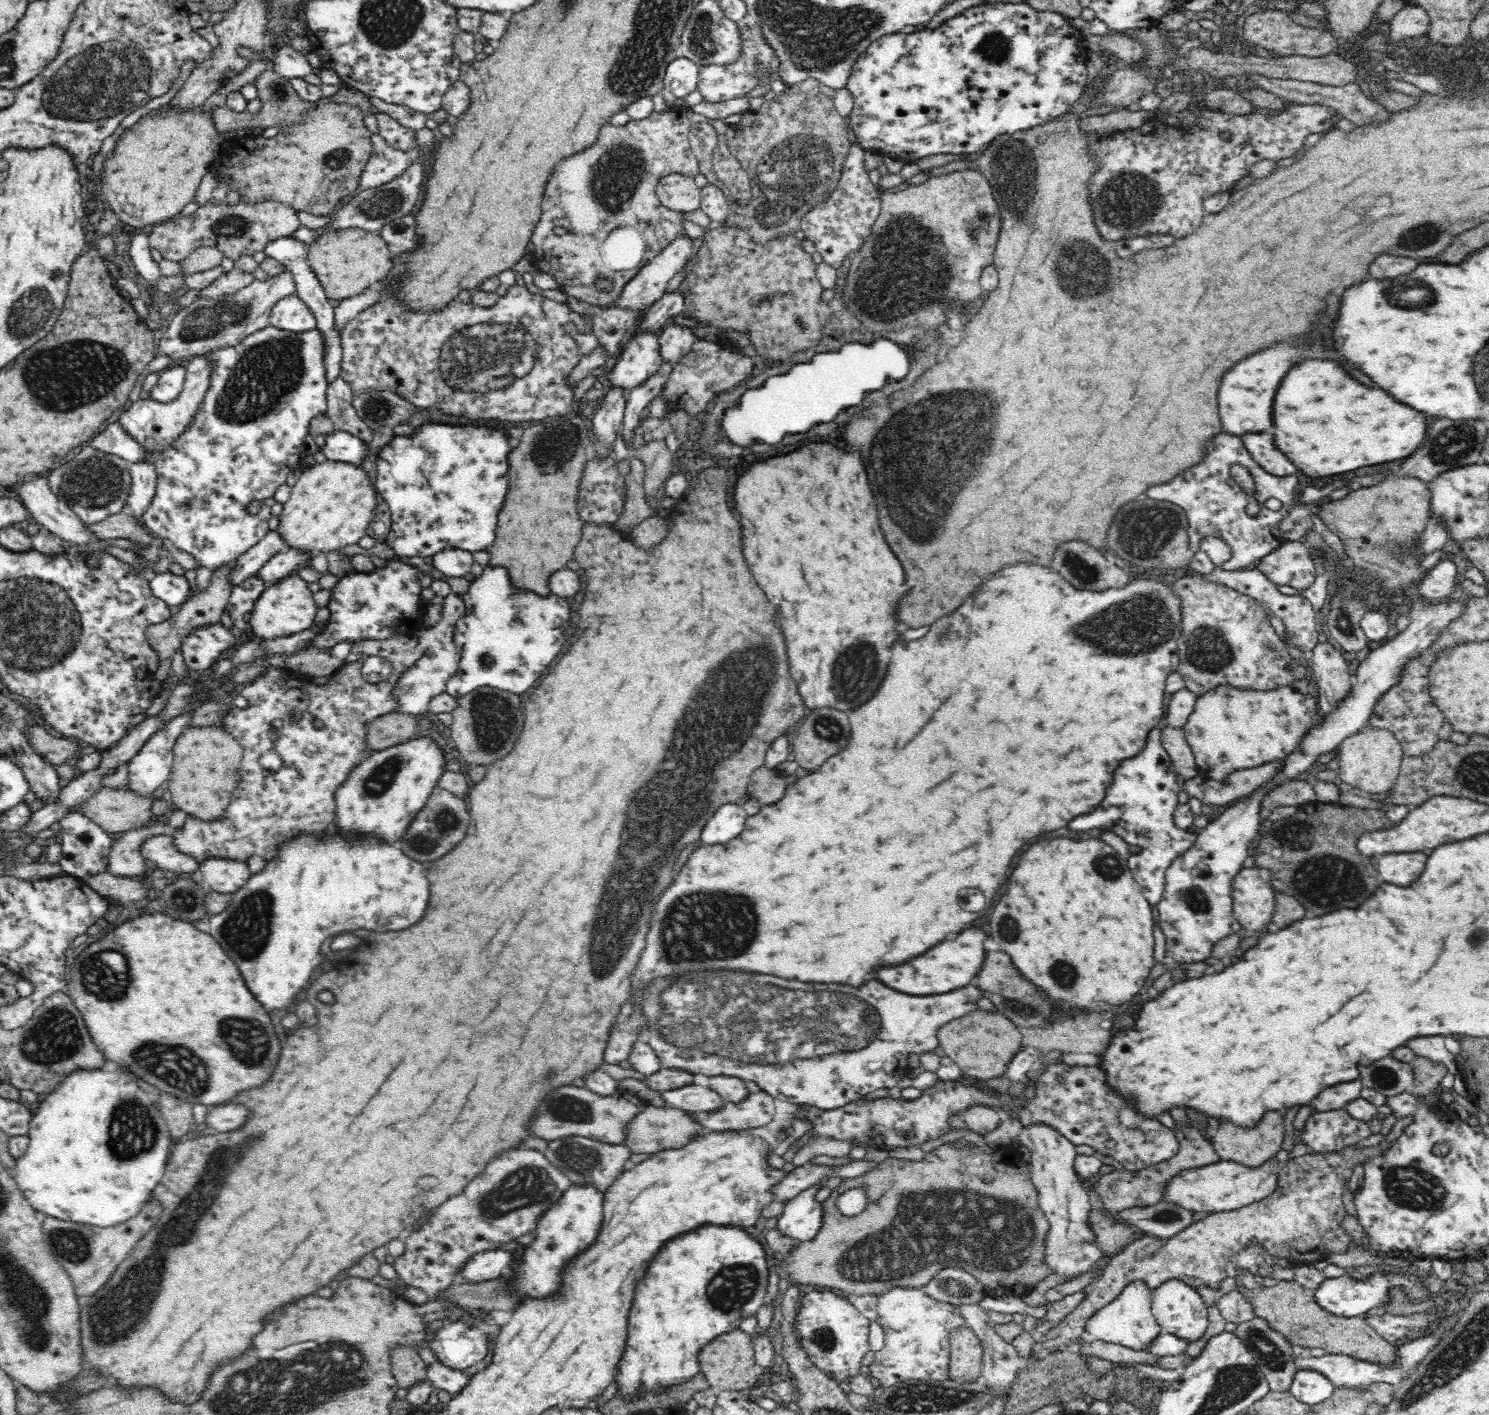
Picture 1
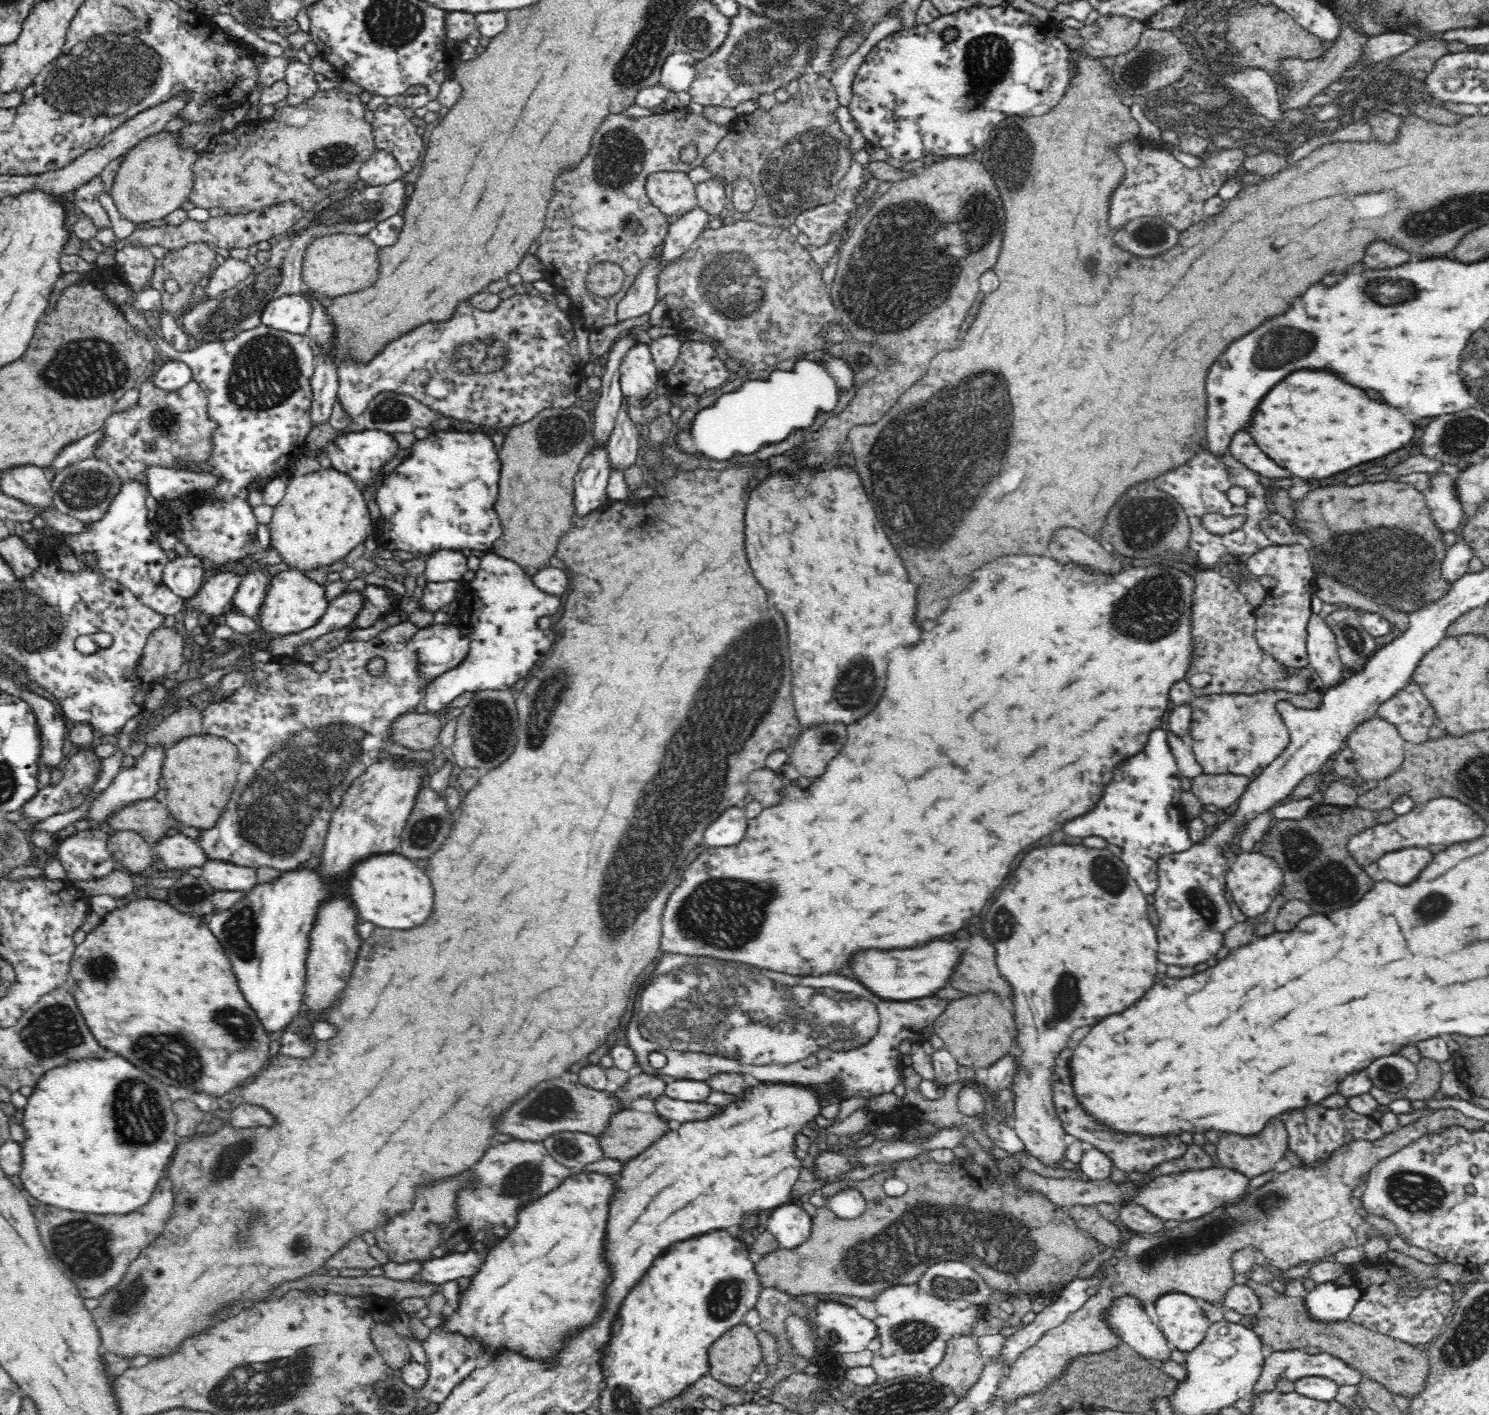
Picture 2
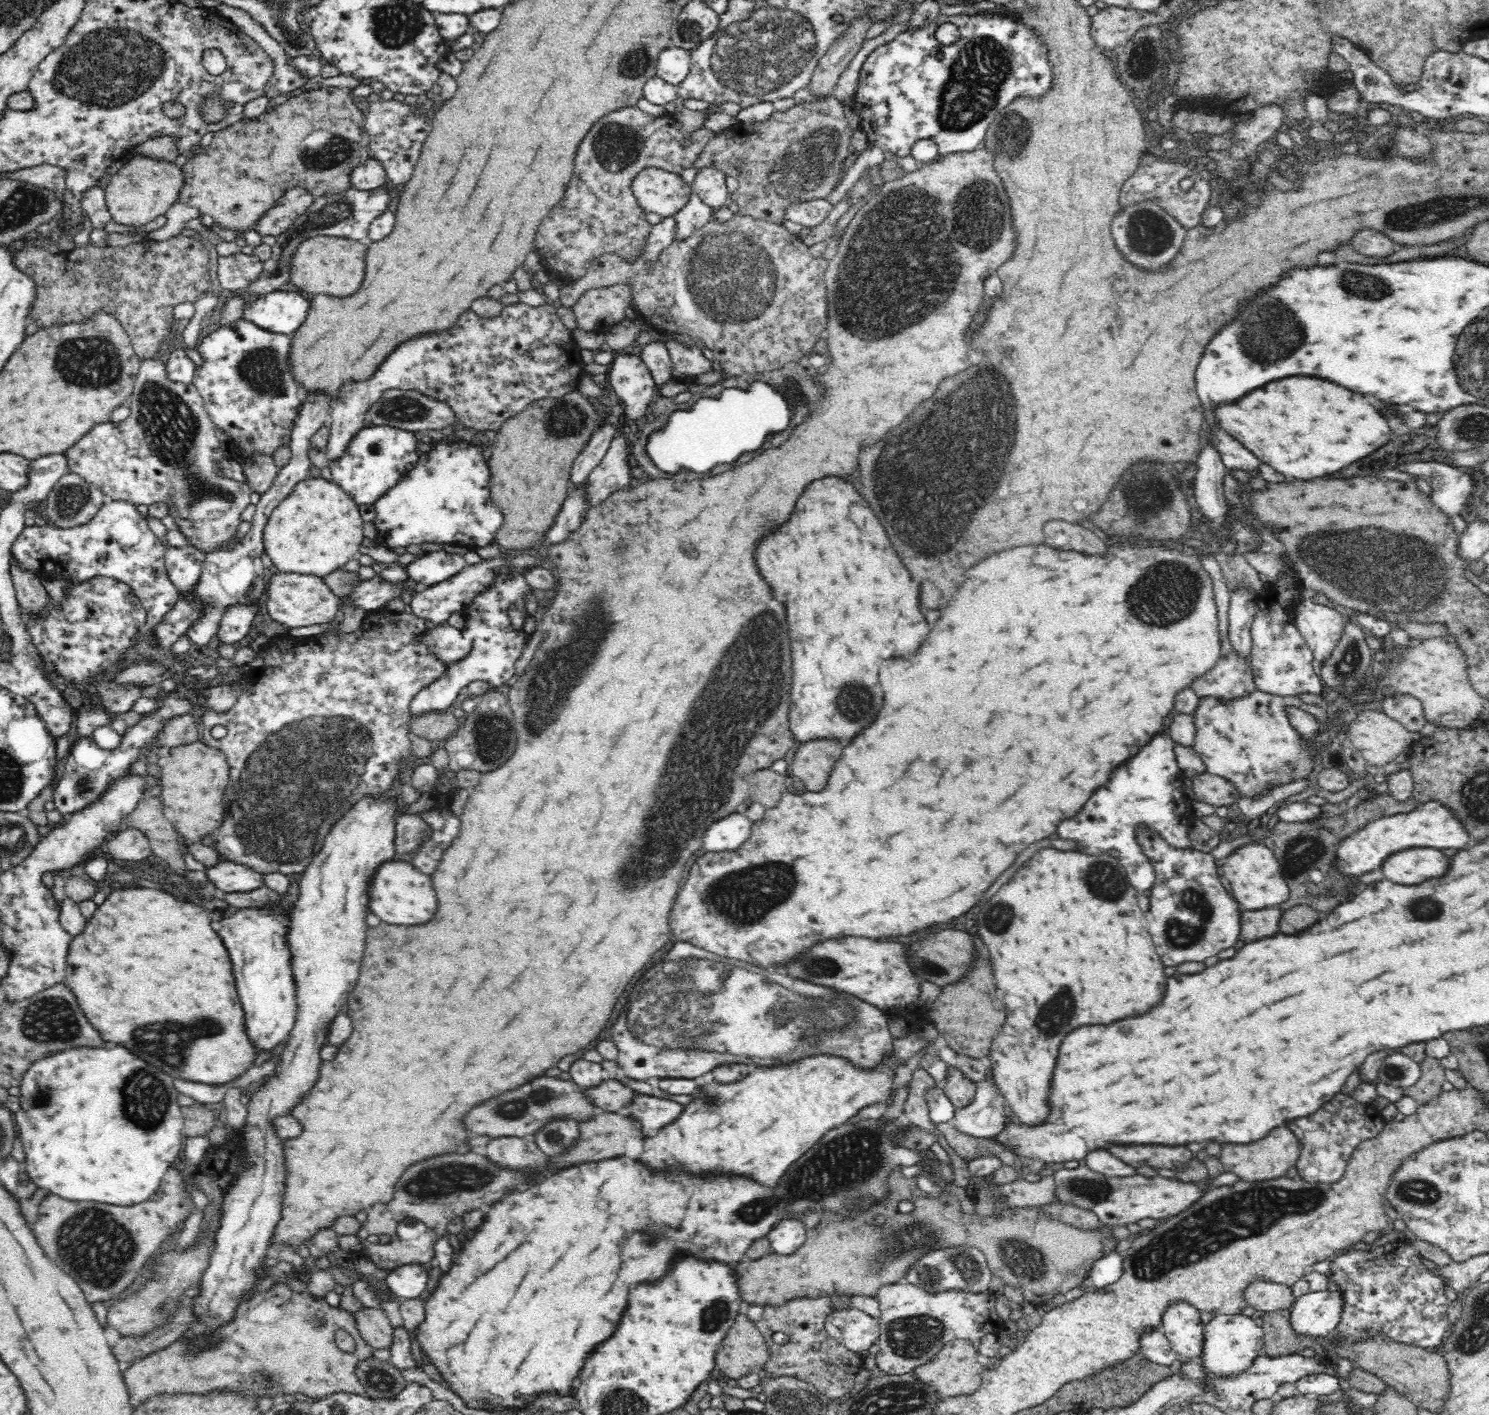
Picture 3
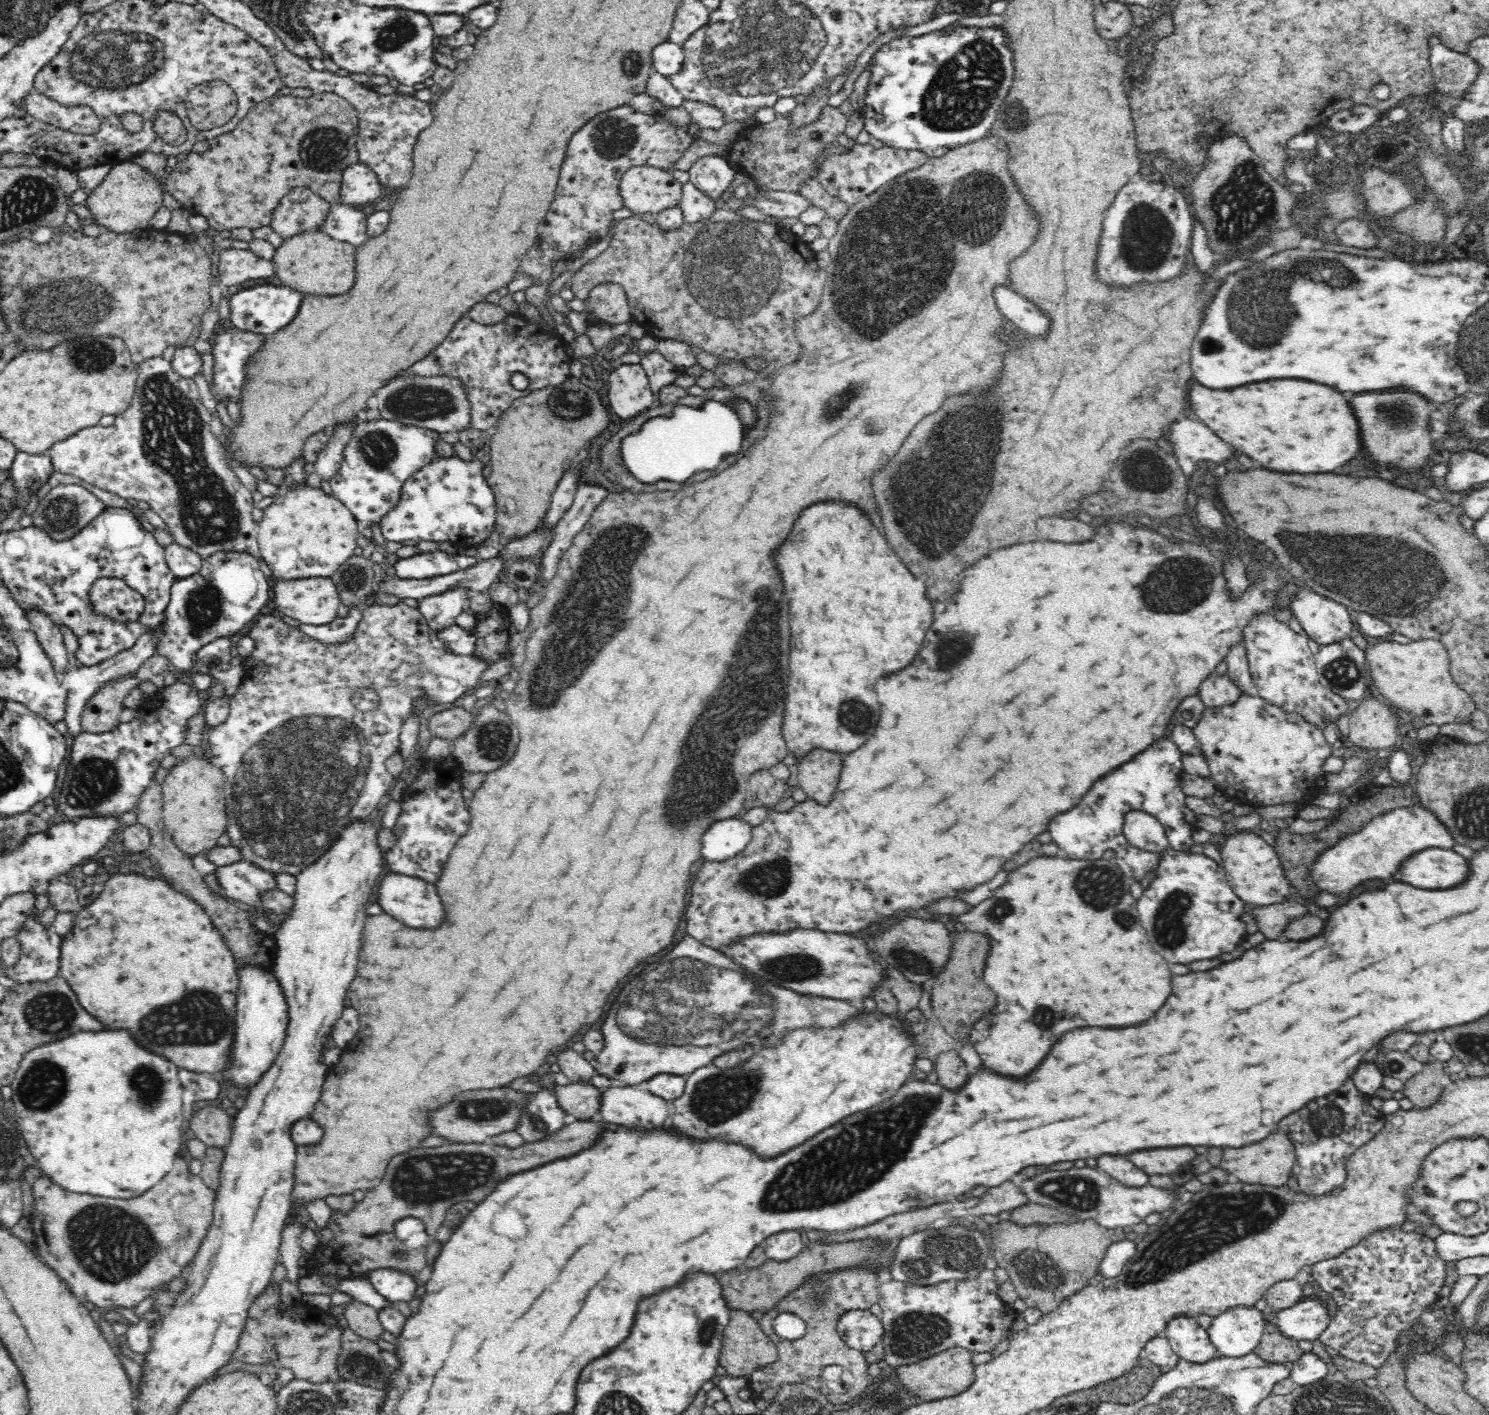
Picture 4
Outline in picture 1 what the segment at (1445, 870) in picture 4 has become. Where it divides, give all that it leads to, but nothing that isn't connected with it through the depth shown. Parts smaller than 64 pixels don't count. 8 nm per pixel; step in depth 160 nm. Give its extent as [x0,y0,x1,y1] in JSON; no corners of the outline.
[1376,852,1426,886]

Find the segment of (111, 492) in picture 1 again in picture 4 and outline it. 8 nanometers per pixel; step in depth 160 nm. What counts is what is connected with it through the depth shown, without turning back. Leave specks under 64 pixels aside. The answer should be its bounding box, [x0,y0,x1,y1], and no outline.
[31,484,111,542]

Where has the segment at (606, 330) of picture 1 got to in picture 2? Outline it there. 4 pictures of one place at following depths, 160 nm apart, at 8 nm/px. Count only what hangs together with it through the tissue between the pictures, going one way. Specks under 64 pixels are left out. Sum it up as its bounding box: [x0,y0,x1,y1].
[617,245,664,322]

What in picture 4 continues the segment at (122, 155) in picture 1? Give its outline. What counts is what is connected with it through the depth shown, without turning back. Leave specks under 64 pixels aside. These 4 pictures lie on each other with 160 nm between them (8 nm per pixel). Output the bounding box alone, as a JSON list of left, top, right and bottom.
[85,162,163,233]

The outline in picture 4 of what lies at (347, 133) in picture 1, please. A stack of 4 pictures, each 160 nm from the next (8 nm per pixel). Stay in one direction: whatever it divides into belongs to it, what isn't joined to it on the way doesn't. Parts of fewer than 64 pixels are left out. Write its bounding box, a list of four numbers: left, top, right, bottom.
[165,92,358,231]

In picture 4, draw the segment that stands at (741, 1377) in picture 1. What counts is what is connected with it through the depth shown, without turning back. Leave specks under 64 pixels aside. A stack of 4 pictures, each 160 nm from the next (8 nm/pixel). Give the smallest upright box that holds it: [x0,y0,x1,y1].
[719,1310,778,1377]

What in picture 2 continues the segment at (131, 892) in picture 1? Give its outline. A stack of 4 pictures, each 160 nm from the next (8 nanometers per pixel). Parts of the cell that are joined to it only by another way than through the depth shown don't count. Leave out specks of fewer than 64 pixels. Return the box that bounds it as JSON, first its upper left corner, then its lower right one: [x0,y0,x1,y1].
[71,868,134,899]

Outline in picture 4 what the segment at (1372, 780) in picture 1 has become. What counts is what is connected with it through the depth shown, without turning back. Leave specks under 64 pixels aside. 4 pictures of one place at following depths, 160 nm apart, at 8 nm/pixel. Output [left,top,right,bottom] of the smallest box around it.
[1348,690,1400,749]

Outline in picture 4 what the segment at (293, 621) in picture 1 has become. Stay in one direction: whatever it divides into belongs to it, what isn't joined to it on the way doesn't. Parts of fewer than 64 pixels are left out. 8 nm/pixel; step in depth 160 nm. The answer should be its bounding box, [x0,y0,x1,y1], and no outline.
[274,577,340,625]

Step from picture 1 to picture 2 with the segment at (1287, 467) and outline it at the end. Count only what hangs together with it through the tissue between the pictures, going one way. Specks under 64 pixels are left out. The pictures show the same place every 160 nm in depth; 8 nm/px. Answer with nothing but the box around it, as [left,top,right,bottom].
[1228,430,1286,479]

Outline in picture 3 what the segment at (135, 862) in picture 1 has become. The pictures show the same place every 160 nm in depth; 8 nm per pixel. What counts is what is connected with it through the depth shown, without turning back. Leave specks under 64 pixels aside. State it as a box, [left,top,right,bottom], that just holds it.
[107,827,152,861]

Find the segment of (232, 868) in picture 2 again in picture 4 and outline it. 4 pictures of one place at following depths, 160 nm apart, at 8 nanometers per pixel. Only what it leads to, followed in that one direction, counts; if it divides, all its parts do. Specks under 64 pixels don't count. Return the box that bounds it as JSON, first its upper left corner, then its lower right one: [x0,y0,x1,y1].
[216,860,277,933]

